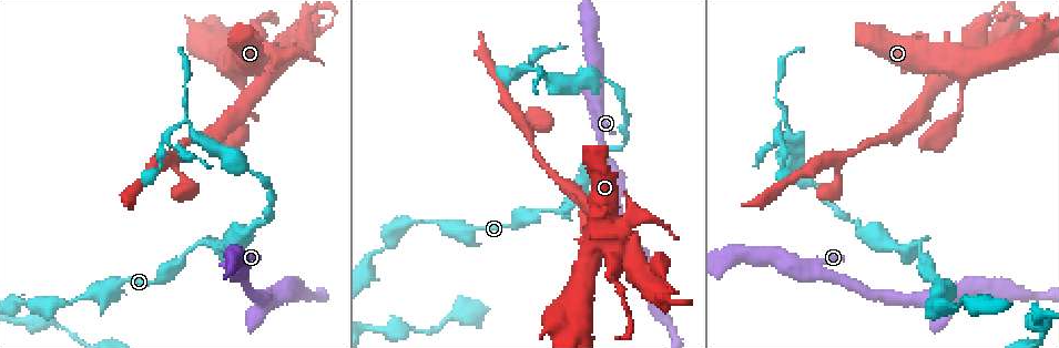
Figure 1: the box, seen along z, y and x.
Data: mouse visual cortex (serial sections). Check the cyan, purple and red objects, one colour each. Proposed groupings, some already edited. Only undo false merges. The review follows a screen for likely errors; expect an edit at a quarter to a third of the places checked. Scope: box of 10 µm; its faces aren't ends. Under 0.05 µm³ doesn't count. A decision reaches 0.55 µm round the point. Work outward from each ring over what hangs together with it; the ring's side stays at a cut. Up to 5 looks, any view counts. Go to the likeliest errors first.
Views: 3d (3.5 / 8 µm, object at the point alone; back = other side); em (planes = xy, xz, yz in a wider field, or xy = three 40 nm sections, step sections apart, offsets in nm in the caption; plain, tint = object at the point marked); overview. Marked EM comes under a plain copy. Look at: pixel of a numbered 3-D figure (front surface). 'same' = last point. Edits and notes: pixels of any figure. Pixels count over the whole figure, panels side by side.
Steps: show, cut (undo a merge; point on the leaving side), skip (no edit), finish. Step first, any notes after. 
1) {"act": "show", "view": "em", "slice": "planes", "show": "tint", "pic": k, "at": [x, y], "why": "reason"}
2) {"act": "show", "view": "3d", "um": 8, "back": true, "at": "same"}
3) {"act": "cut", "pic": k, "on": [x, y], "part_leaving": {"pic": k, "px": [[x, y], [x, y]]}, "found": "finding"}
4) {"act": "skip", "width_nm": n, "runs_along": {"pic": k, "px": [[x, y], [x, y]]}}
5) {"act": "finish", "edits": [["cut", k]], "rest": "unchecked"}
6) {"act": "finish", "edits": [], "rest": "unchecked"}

{"act": "show", "view": "3d", "um": 3.5, "pic": 1, "at": [625, 138], "why": "sharp bend"}

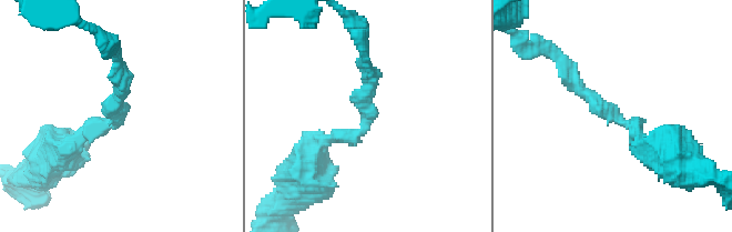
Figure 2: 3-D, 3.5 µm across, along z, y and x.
{"act": "show", "view": "em", "slice": "xy", "step": 3, "show": "tint", "pic": 2, "at": [367, 123], "why": "now the EM"}

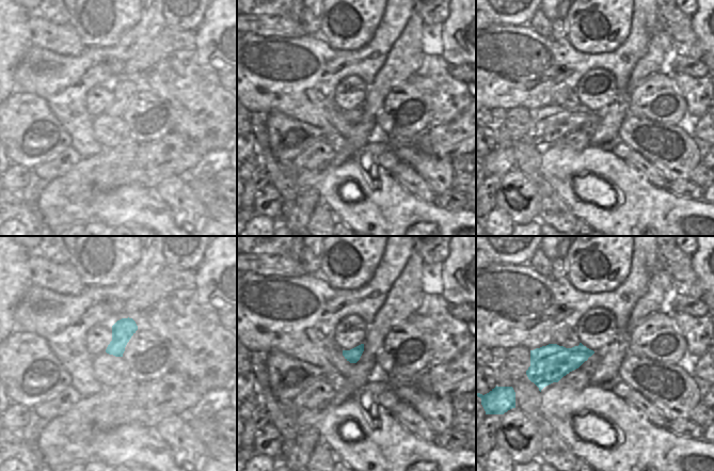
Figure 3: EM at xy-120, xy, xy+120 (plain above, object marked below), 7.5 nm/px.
{"act": "skip", "arm_widths_nm": [200, 250], "runs_along": {"pic": 2, "px": [[650, 149], [570, 73]]}, "found": "continuous, no second cell"}

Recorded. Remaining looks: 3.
{"act": "show", "view": "3d", "um": 3.5, "back": true, "pic": 1, "at": [184, 122], "why": "arms part here"}

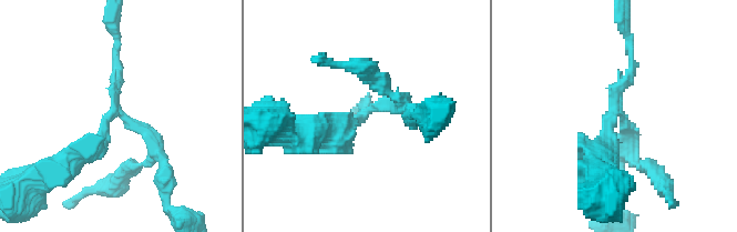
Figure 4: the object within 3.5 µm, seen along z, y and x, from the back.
{"act": "show", "view": "em", "slice": "xy", "step": 5, "show": "tint", "pic": 4, "at": [365, 118], "why": "need the tissue"}

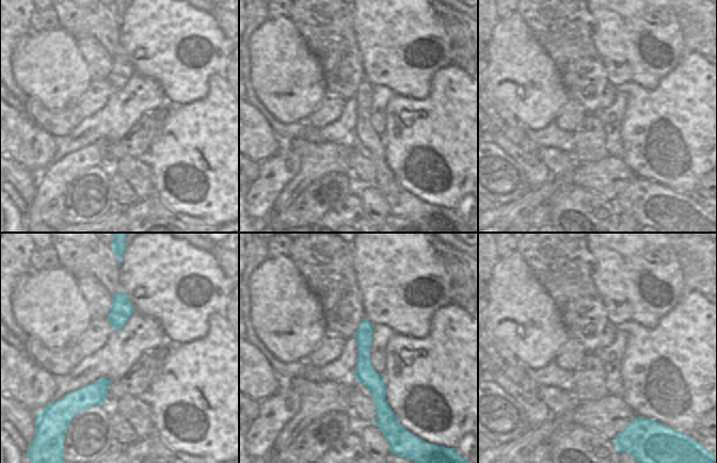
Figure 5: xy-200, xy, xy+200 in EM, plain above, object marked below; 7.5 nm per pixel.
{"act": "show", "view": "em", "slice": "xy", "step": 2, "show": "tint", "at": "same", "why": "another direction"}

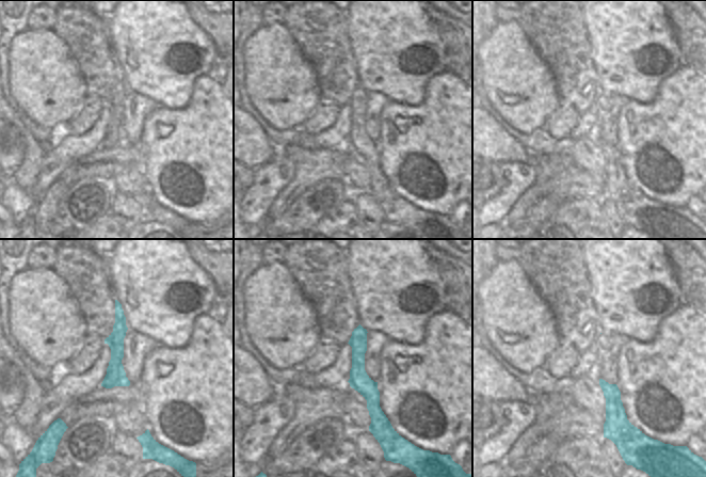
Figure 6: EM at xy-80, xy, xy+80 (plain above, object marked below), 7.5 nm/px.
{"act": "skip", "runs_along": {"pic": 4, "px": [[315, 130], [346, 128], [382, 104], [410, 110]]}, "found": "one cell here"}

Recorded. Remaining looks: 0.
{"act": "finish", "edits": [], "rest": "unchecked"}

